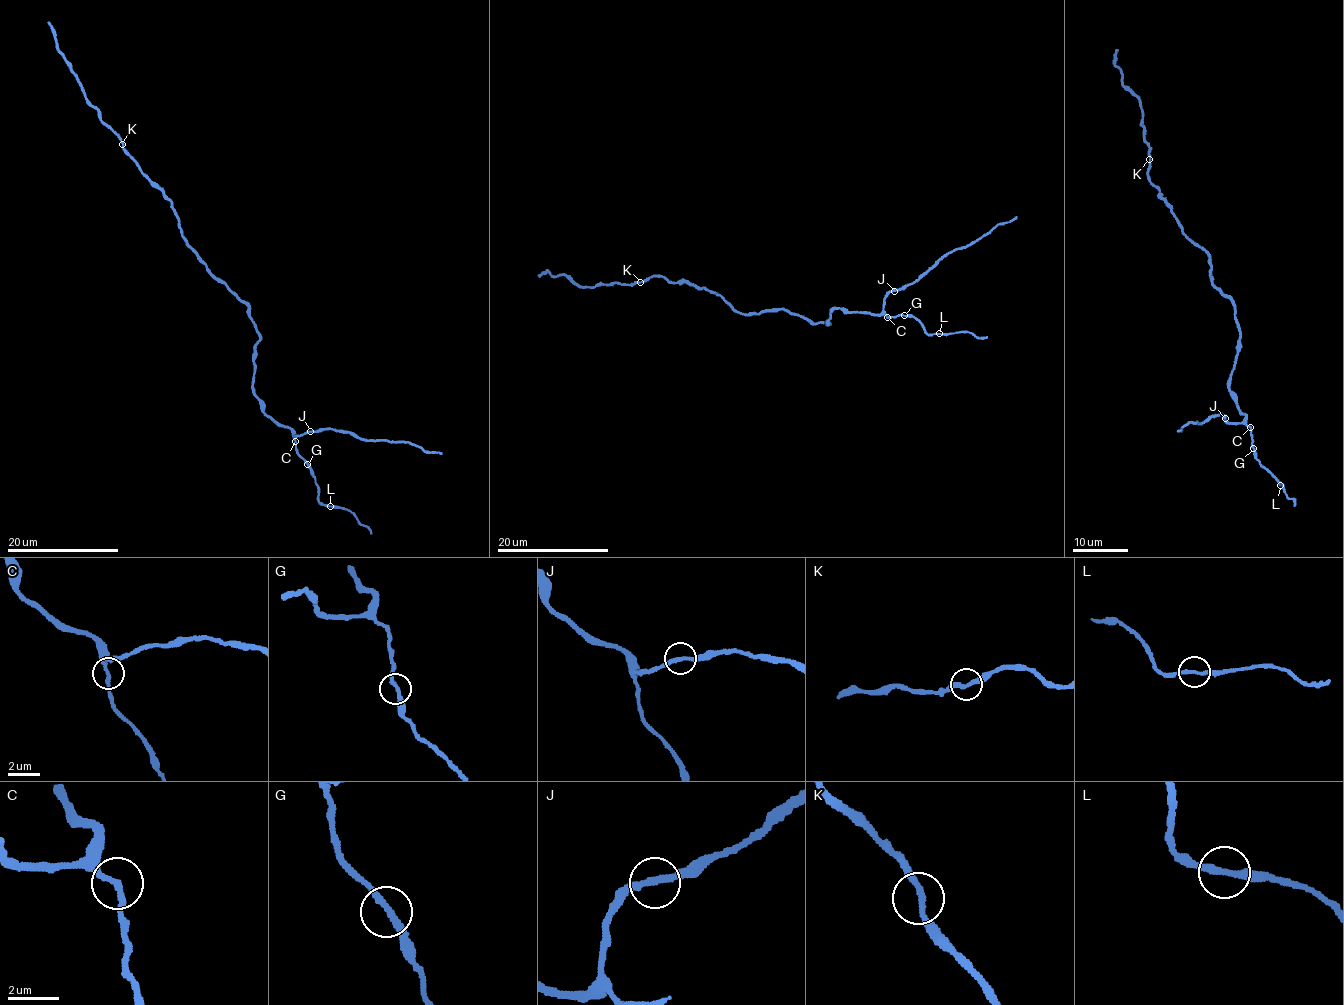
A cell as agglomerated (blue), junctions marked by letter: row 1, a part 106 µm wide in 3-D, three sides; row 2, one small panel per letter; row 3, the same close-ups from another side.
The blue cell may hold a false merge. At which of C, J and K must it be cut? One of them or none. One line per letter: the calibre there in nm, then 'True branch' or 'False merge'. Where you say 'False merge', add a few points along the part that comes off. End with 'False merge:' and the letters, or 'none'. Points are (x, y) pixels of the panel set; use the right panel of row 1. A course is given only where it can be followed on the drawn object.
C: Thickness 220 nm. True branch
J: Thickness 240 nm. True branch
K: Thickness 240 nm. True branch
False merge: none

